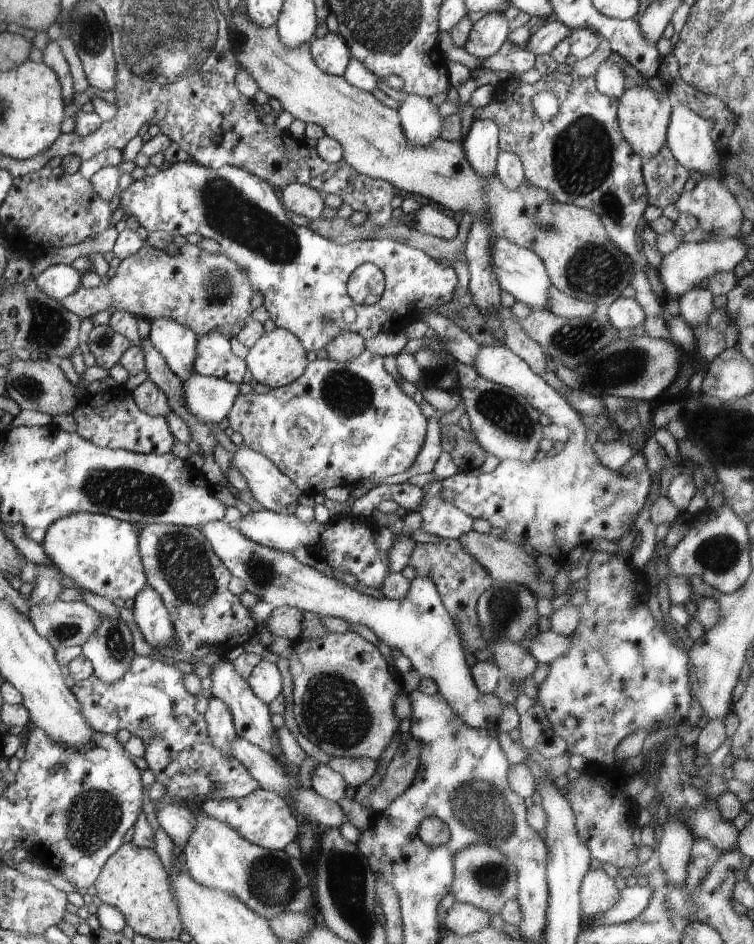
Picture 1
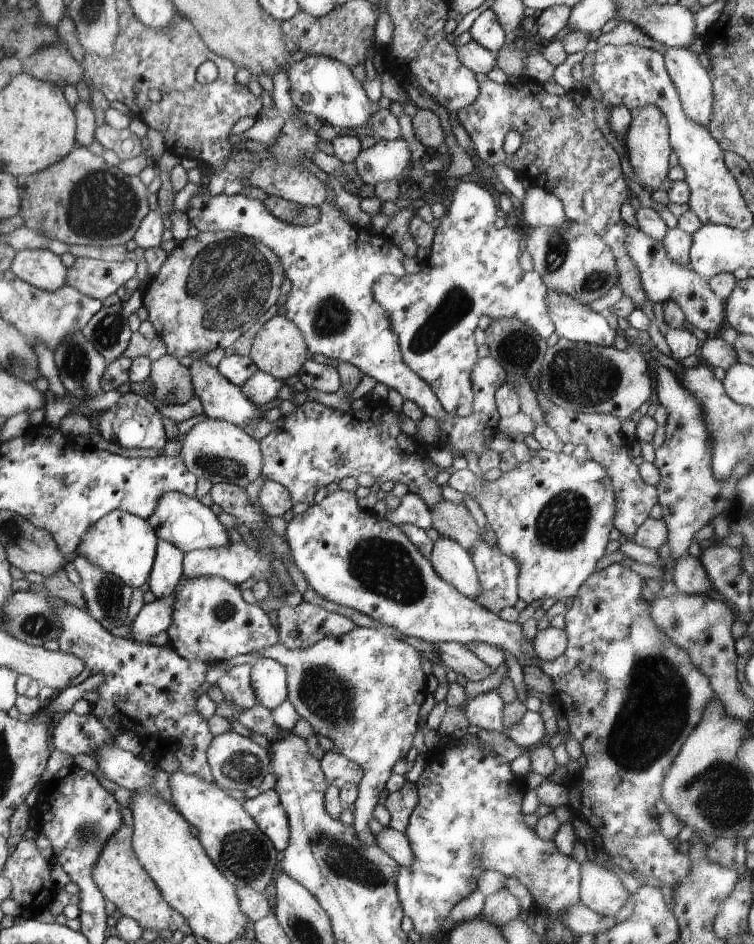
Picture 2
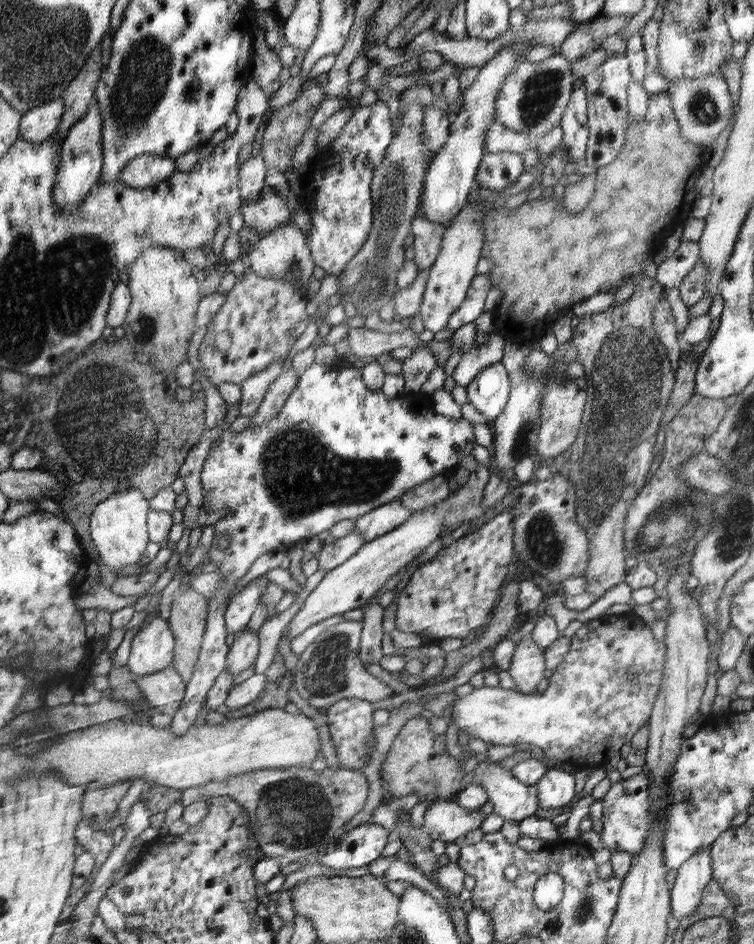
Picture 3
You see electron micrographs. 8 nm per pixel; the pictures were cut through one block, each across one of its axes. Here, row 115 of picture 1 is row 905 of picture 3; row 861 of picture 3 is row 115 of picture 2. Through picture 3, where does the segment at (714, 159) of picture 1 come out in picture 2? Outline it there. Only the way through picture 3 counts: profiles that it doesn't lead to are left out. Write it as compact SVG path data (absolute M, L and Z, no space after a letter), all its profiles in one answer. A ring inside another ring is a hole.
M669 47L663 55L674 84L678 88L685 113L700 125L711 123L715 104L713 78L689 49Z

